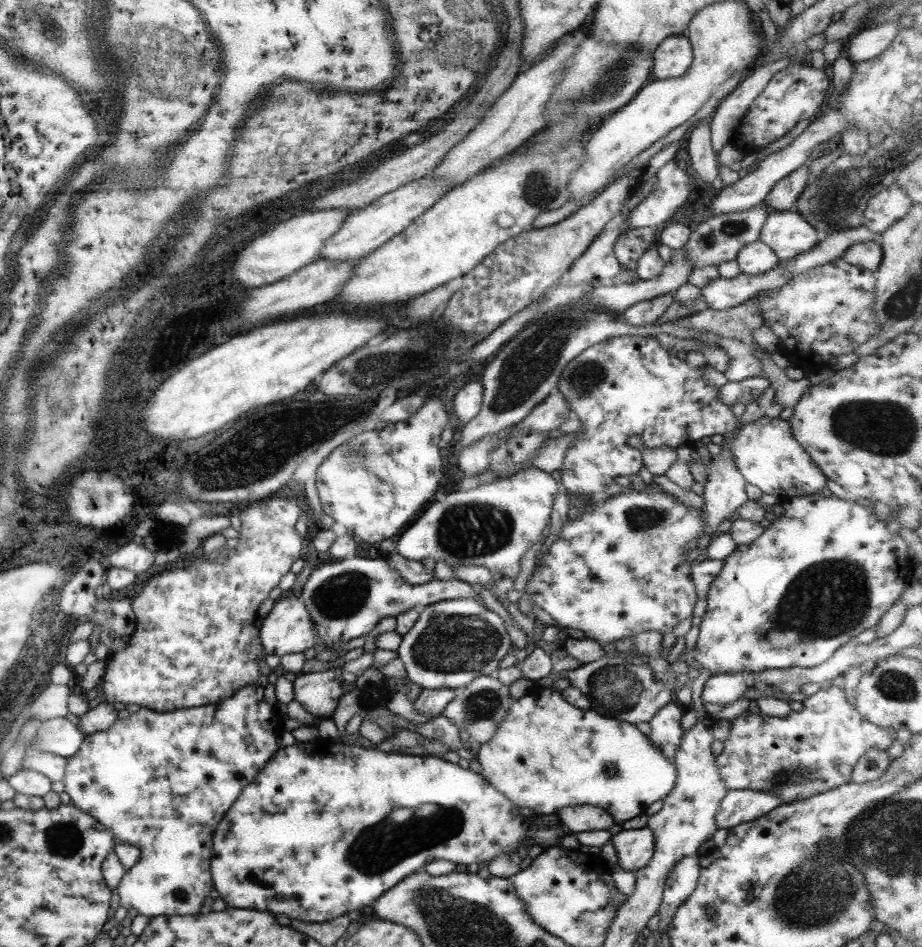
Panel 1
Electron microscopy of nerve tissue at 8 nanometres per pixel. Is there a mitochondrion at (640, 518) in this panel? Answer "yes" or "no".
yes

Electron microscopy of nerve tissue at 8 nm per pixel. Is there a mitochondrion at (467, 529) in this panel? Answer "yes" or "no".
yes

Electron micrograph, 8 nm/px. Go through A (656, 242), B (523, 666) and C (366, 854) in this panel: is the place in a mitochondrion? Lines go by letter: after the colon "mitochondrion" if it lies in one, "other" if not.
A: other
B: other
C: mitochondrion

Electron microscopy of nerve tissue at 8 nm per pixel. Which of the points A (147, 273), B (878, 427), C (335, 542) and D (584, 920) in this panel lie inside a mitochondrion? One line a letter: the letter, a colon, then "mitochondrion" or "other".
A: other
B: mitochondrion
C: other
D: mitochondrion

